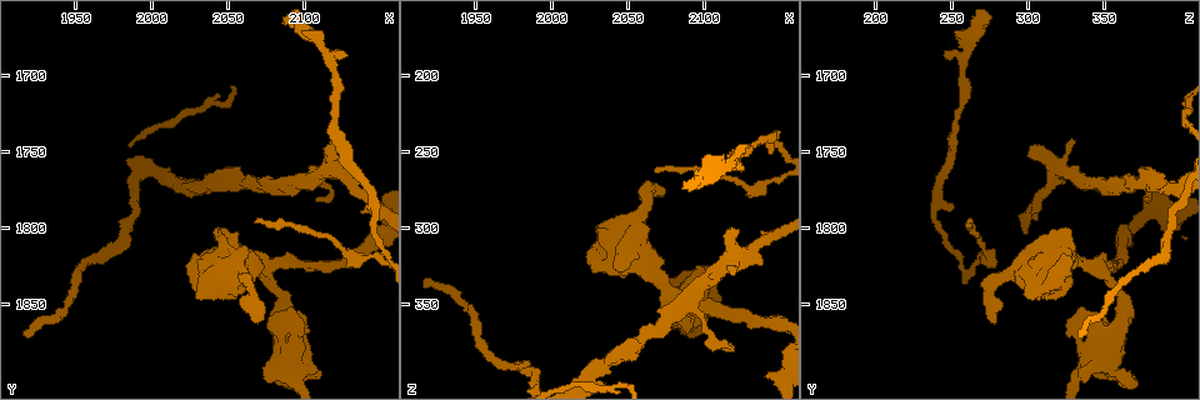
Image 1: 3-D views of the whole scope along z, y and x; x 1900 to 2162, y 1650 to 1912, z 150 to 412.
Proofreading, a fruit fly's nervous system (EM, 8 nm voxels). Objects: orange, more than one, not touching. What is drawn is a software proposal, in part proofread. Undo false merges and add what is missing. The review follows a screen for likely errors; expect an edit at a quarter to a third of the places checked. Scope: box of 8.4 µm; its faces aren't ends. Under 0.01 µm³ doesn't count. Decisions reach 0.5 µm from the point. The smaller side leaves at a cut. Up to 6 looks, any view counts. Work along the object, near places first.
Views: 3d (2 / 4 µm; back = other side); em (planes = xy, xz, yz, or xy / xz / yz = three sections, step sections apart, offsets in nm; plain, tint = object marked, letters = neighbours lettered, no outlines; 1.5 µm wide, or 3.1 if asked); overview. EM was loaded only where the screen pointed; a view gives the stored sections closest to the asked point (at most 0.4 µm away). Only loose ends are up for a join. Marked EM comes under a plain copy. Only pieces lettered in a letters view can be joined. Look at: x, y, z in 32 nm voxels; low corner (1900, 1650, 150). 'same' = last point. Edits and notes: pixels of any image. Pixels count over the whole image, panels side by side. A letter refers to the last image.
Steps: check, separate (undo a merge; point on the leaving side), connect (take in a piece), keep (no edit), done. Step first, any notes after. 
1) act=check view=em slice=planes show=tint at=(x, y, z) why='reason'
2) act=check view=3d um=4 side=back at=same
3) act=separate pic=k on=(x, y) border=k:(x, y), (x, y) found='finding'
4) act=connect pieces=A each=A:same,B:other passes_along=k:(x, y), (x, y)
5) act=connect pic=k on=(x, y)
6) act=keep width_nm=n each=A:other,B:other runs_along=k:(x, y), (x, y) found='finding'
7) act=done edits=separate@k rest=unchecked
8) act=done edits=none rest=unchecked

act=check view=3d um=2 at=(2100, 1870, 326) why='thick end'

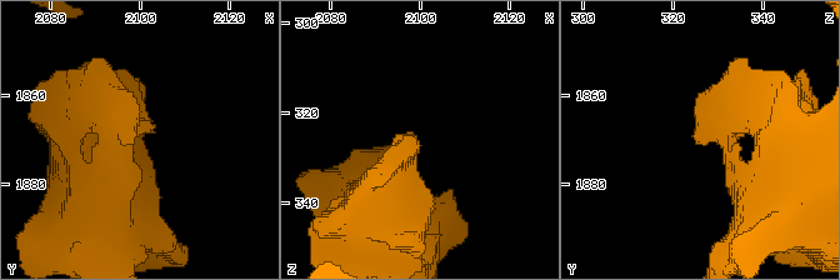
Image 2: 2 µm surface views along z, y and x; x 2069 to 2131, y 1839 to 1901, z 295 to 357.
act=check view=em slice=xy step=4 show=letters at=(2098, 1869, 324) why='need the tissue'

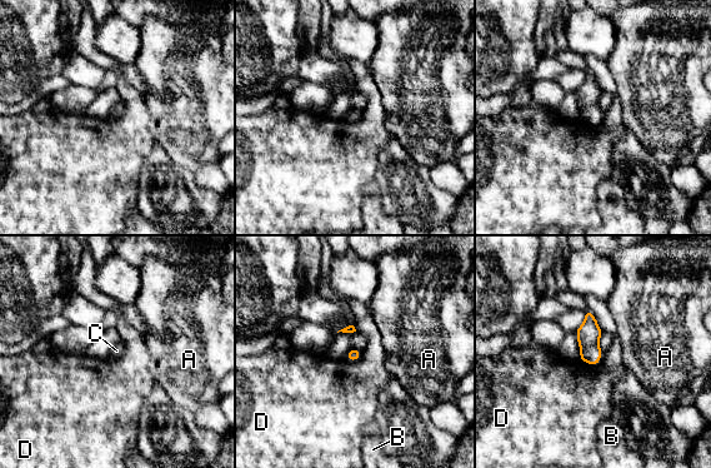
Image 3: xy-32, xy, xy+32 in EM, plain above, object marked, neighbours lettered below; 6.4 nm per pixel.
act=check view=em slice=planes show=letters at=same

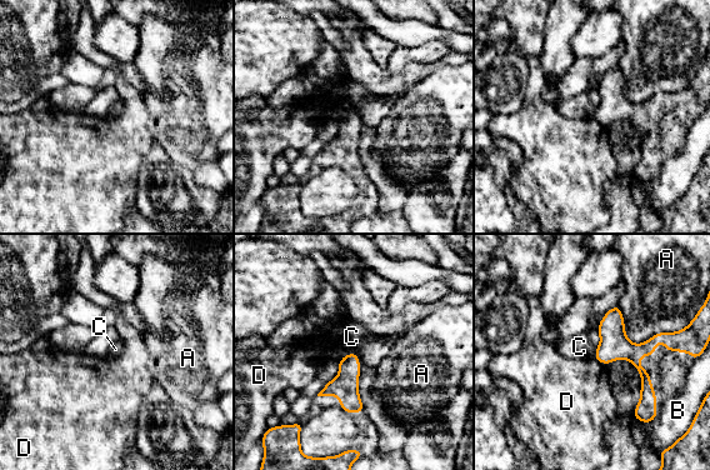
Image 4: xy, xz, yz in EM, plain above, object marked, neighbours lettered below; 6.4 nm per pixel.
act=keep each=A:other,B:other,C:other,D:other border=4:(596, 348), (593, 355) found='none of them fits'

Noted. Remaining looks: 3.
act=check view=3d um=4 at=(2124, 1746, 300) why='free end'

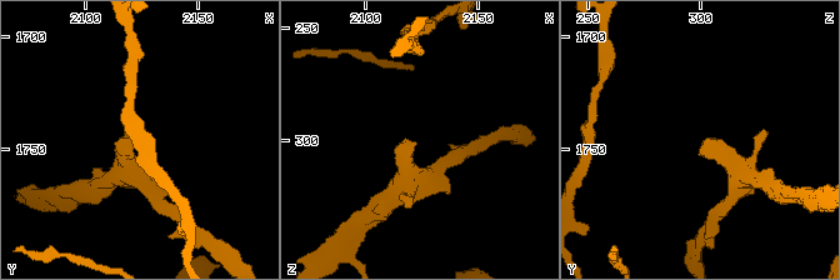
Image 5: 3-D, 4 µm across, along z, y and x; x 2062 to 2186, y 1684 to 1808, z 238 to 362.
act=check view=em slice=planes show=letters at=(2123, 1747, 300)

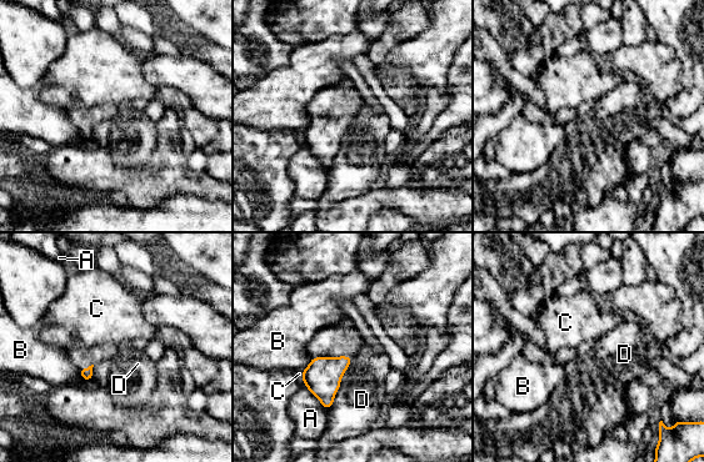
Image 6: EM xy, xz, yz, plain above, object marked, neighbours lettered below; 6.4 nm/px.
act=keep each=A:other,B:other,C:other,D:other found='no lettered piece goes on from it'

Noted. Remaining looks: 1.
act=check view=em slice=planes show=letters at=(2092, 1774, 348)

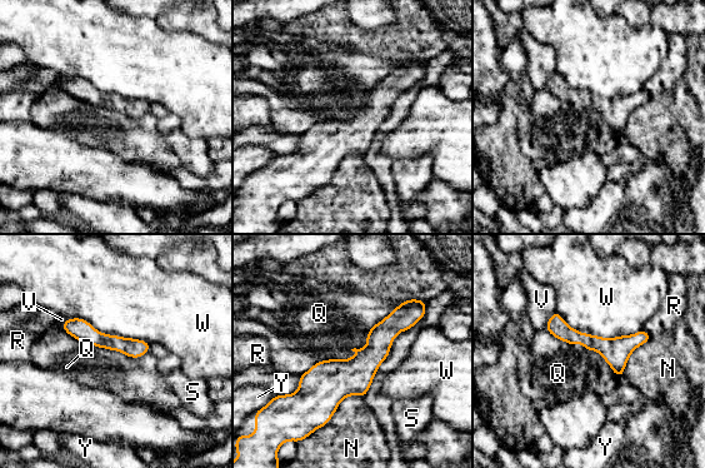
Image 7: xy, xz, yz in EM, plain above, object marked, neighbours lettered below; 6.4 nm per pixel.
act=keep width_nm=110 each=N:other,Q:other,R:other,S:other,V:other,W:other,Y:other runs_along=7:(408, 324), (310, 401), (283, 401) found='one cell here'

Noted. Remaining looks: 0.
act=done edits=none rest=unchecked

